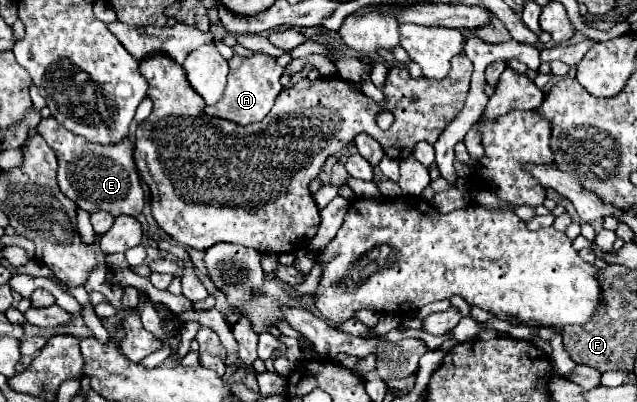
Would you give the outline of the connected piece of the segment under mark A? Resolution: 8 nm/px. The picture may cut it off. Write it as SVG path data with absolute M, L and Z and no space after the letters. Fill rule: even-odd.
M236 54L228 64L230 64L230 74L228 74L228 86L224 90L224 96L214 106L206 106L204 108L206 114L236 122L240 126L260 122L270 112L278 92L282 90L280 76L284 68L276 64L274 56L266 56L266 54L254 54L250 58Z

